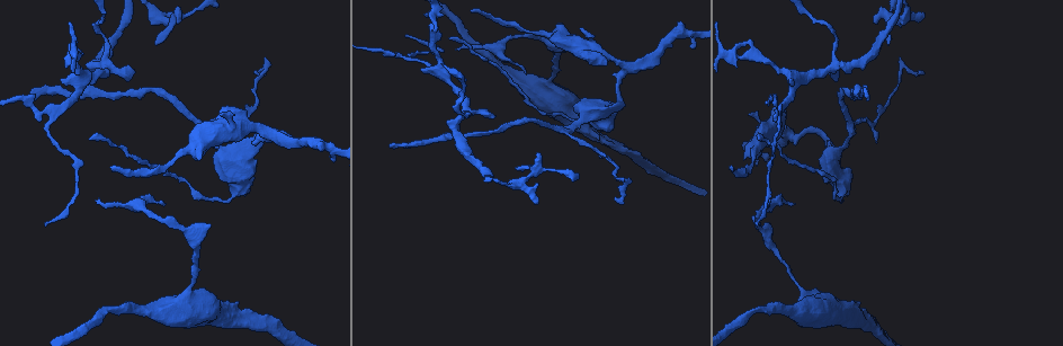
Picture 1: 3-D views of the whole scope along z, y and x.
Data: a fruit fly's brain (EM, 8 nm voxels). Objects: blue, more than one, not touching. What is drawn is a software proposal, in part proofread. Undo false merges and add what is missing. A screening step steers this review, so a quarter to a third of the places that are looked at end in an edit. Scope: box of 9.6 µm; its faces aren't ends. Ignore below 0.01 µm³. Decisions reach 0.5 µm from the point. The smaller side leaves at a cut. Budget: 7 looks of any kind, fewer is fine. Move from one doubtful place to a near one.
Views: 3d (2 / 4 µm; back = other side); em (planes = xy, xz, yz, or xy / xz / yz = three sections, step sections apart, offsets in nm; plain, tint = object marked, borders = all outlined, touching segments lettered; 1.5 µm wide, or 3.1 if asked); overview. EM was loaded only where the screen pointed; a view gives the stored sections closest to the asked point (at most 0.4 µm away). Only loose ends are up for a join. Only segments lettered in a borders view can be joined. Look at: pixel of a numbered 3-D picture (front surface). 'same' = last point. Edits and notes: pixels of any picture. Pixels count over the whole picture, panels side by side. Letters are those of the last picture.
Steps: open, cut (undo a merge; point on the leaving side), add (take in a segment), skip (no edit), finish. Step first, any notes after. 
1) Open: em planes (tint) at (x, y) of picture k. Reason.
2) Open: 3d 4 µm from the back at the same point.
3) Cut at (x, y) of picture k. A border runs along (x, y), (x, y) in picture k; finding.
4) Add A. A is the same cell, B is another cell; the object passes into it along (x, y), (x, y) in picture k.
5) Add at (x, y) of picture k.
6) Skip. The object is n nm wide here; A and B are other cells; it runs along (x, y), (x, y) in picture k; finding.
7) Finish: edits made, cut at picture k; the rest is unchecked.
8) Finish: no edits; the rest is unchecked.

Open: em planes (tint) at (193, 238) of picture 1. Arms part here.

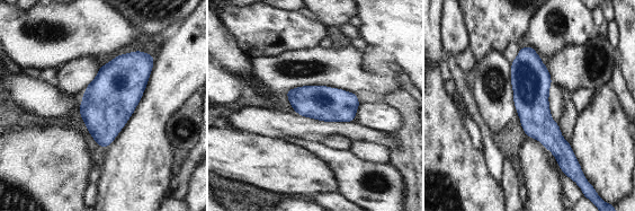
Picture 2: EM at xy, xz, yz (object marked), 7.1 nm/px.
Open: em planes (borders) at the same point.

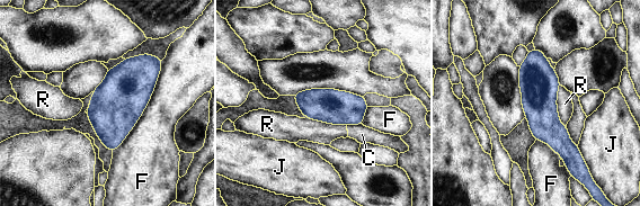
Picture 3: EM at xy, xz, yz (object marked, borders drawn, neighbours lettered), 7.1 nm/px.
Skip. The object is 240 nm wide here; the longest contact is with F, 750 nm; C, F, J and R are other cells; one cell here.

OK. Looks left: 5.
Open: em planes (borders) at (265, 136) of picture 1. Branch point.

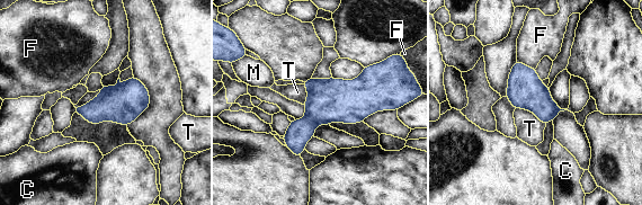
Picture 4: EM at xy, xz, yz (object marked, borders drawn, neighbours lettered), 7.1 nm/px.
Skip. C, F, M and T are other cells; a border runs along (515, 108), (531, 110), (545, 124) in picture 4; continuous, no second cell.

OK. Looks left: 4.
Open: em planes (borders) at (922, 72) of picture 1. Thin end.

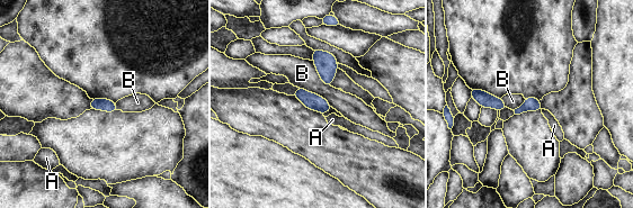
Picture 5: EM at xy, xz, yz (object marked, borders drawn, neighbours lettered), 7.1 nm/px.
Skip. The object is 90 nm wide here; A and B are other cells; a border runs along (299, 87), (318, 93), (331, 106) in picture 5; none of them fits.

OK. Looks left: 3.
Finish: no edits; the rest is unchecked.

